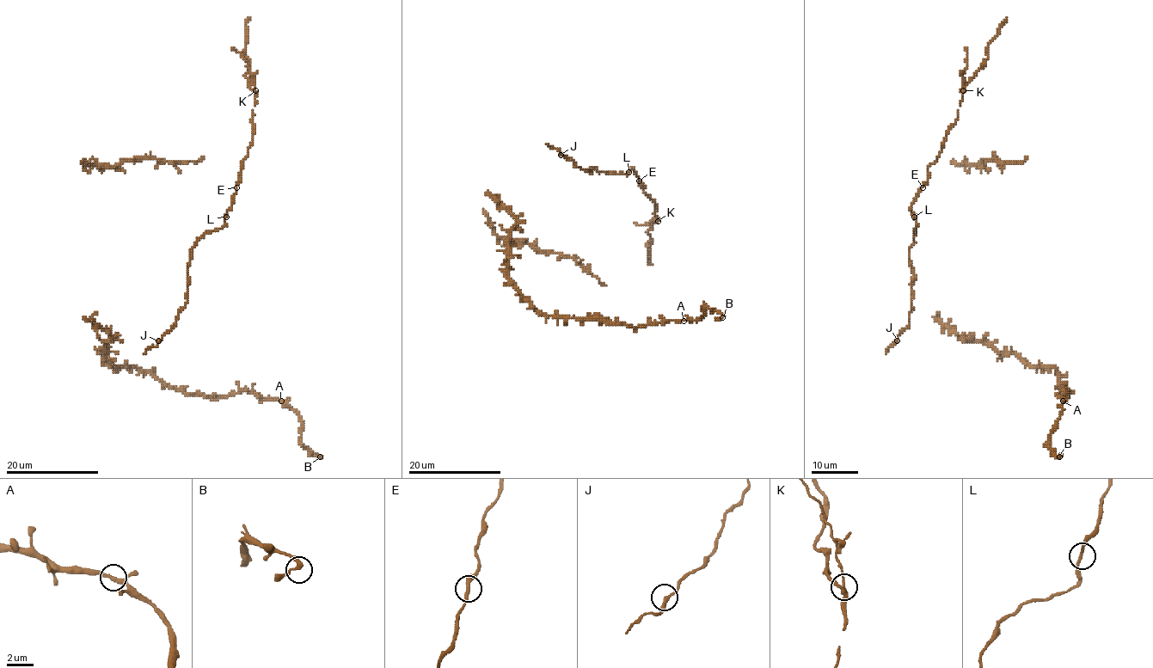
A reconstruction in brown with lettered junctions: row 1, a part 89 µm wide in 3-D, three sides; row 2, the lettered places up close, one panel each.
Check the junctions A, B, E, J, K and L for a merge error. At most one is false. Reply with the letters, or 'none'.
K

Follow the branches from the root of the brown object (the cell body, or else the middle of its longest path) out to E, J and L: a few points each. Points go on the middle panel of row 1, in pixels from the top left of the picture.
E: (572, 159), (576, 167), (589, 171), (592, 167), (597, 171), (626, 174), (632, 168), (639, 180)
J: (572, 159), (561, 155)
L: (572, 159), (576, 167), (589, 171), (592, 167), (604, 172), (625, 174), (628, 172)

